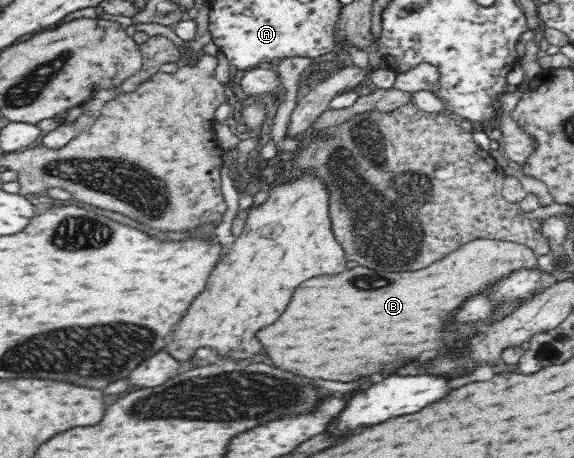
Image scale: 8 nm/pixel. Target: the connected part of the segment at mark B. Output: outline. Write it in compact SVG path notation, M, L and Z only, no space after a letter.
M473 240L461 246L457 252L445 256L445 260L439 260L417 272L373 272L357 266L337 276L317 276L295 290L281 318L271 326L261 328L257 338L273 366L297 376L351 382L359 376L381 370L393 372L407 360L419 358L429 350L439 350L445 342L451 342L453 336L443 332L443 320L469 296L482 293L489 284L517 270L539 270L537 255L527 245L499 240Z

